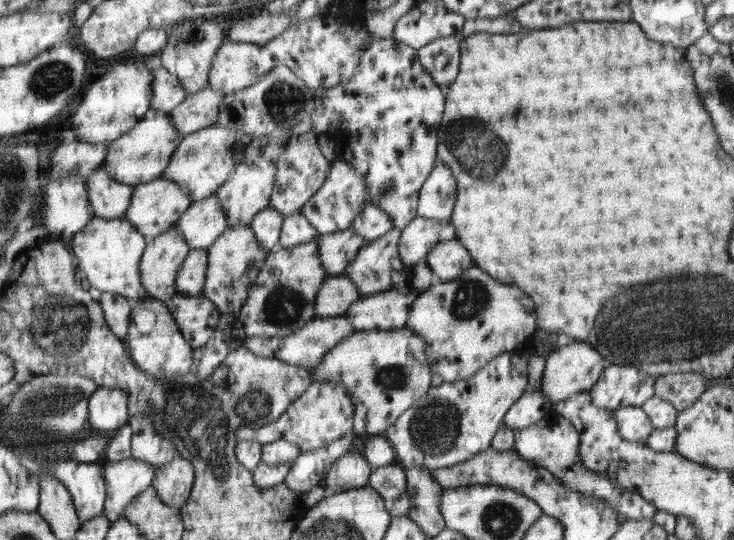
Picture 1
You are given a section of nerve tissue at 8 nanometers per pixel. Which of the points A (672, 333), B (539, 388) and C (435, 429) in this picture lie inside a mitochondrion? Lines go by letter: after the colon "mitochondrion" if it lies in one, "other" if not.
A: mitochondrion
B: other
C: mitochondrion

